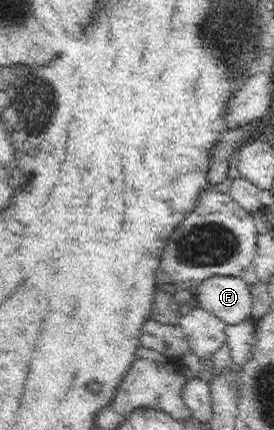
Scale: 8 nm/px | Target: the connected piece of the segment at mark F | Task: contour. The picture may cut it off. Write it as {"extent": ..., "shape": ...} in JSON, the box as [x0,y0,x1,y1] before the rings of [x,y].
{"extent":[198,277,253,326],"shape":[[[211,277],[198,293],[200,307],[220,318],[226,326],[242,324],[253,317],[252,291],[239,277]]]}

